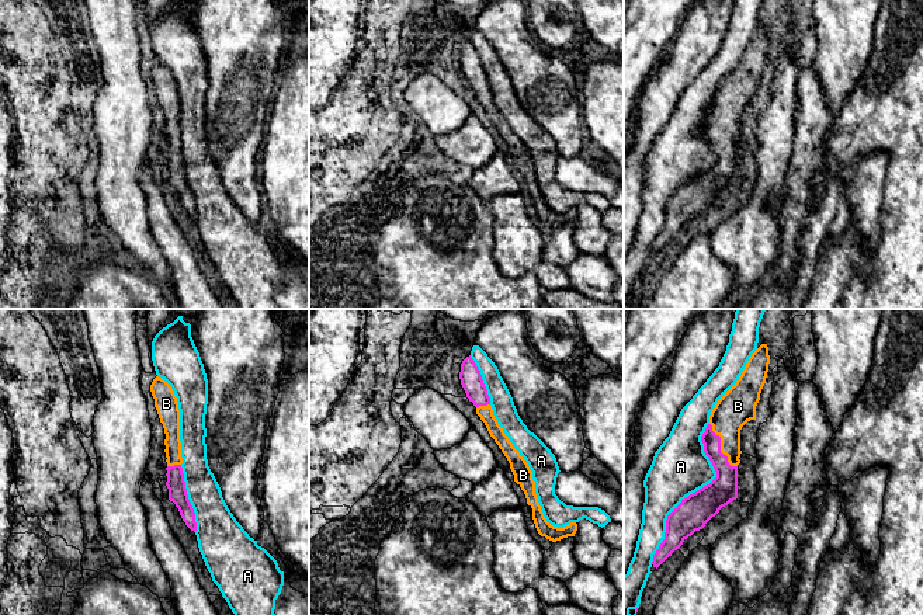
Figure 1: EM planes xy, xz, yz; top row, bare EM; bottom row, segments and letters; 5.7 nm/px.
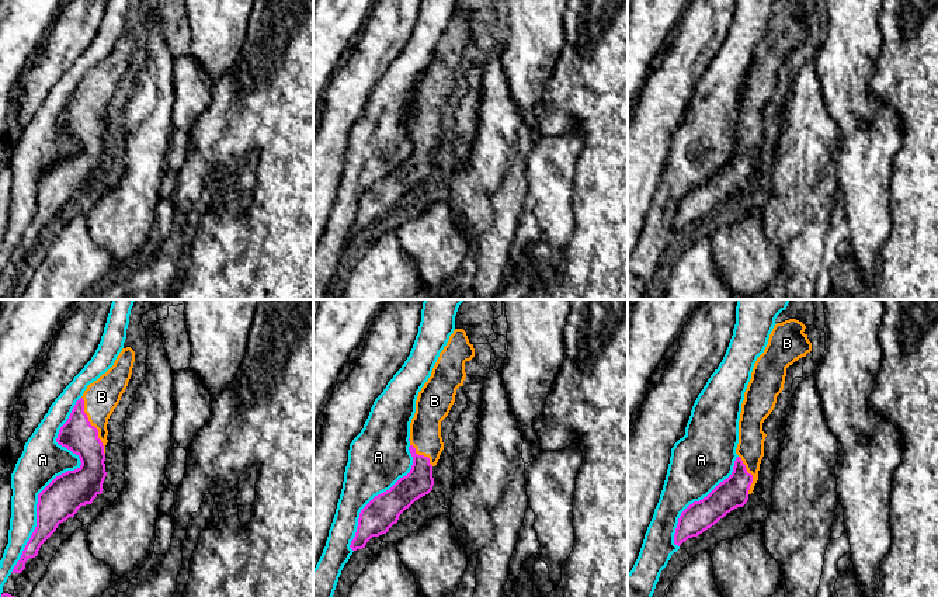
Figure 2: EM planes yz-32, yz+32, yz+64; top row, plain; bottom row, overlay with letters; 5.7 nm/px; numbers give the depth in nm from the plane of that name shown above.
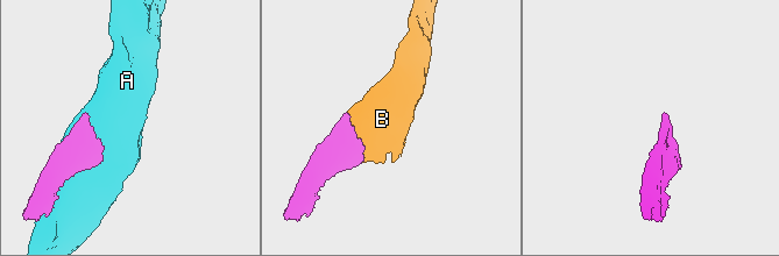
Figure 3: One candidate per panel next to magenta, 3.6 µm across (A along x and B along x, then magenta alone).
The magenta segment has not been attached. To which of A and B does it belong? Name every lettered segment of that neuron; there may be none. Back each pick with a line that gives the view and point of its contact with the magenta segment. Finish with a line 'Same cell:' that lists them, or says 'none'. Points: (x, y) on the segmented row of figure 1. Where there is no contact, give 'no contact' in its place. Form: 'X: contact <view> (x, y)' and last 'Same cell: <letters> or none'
B: contact yz (719, 447)
Same cell: B

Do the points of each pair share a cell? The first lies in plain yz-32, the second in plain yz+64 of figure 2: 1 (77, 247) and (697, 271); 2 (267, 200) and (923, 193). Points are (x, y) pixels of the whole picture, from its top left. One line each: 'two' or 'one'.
1: one
2: one

